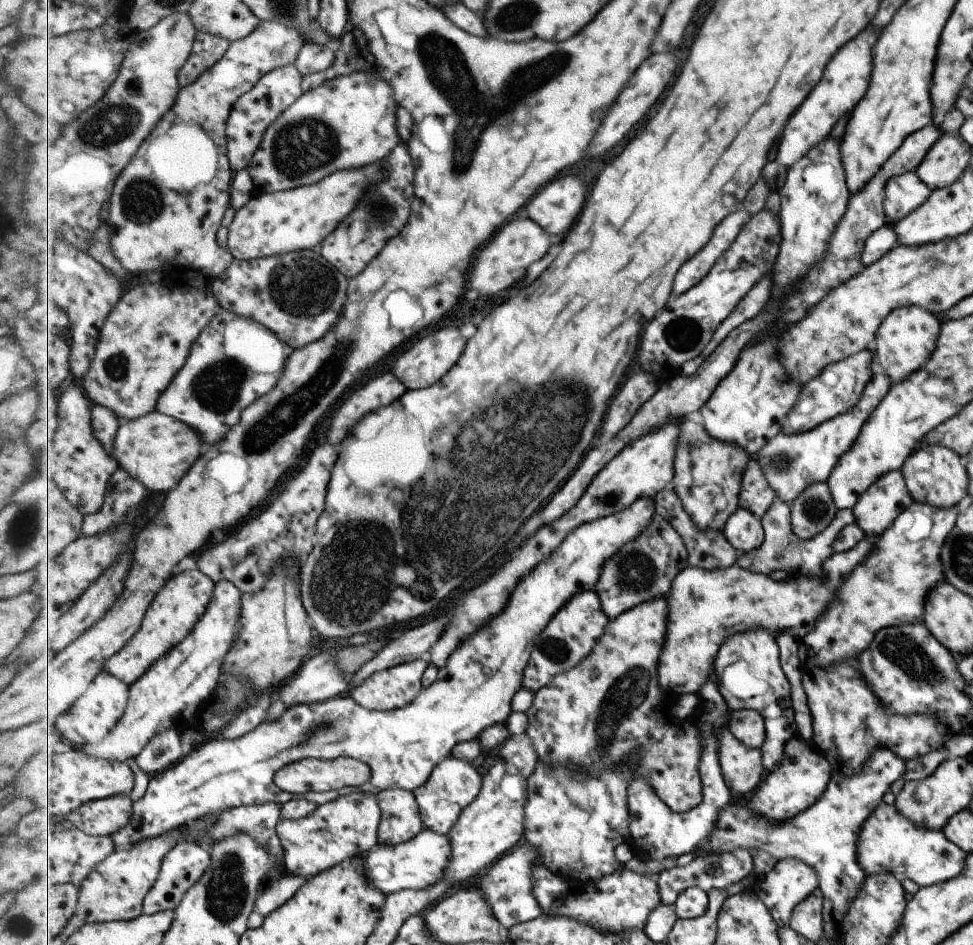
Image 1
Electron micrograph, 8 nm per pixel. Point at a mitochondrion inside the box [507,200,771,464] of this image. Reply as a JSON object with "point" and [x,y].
{"point":[682,332]}

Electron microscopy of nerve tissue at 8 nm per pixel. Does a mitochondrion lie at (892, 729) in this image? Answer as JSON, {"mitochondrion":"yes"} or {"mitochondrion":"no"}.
{"mitochondrion":"no"}

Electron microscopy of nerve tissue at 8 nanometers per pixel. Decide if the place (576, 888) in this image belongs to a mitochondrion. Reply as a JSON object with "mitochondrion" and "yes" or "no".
{"mitochondrion":"no"}

